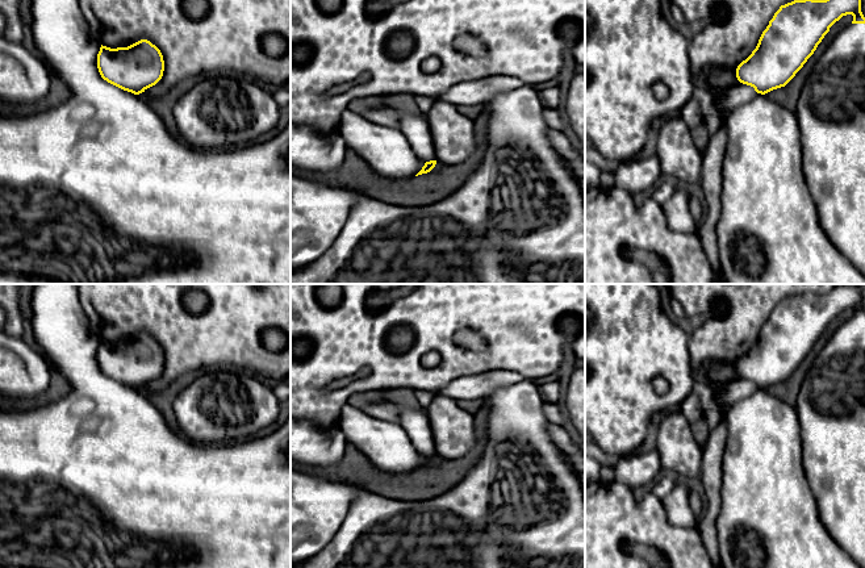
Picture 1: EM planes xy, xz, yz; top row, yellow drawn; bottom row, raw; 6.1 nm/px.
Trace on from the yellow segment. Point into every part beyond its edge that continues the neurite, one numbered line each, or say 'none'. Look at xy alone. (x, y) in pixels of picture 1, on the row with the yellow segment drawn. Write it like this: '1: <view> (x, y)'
none

